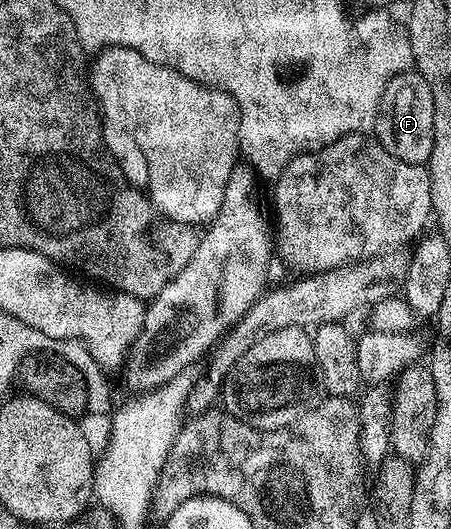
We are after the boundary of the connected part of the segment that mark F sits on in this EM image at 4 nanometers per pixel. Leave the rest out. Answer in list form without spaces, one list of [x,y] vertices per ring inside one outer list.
[[[416,70],[401,72],[388,82],[378,107],[378,121],[373,131],[379,144],[400,162],[429,165],[434,141],[434,99],[428,82]]]

